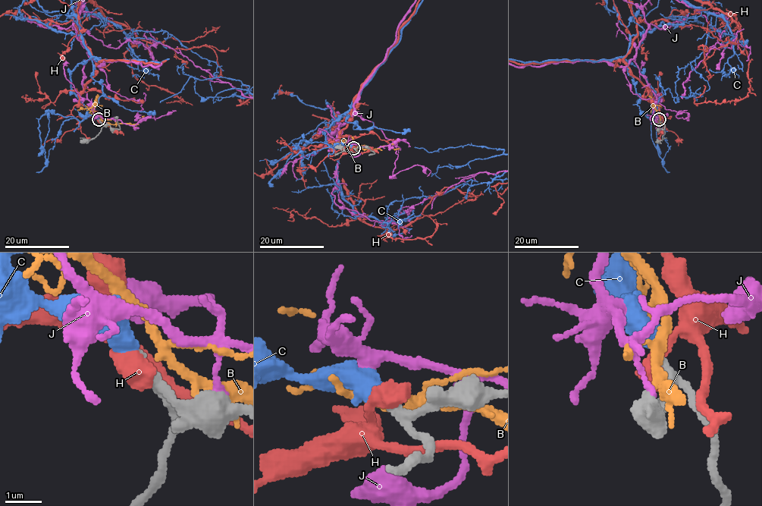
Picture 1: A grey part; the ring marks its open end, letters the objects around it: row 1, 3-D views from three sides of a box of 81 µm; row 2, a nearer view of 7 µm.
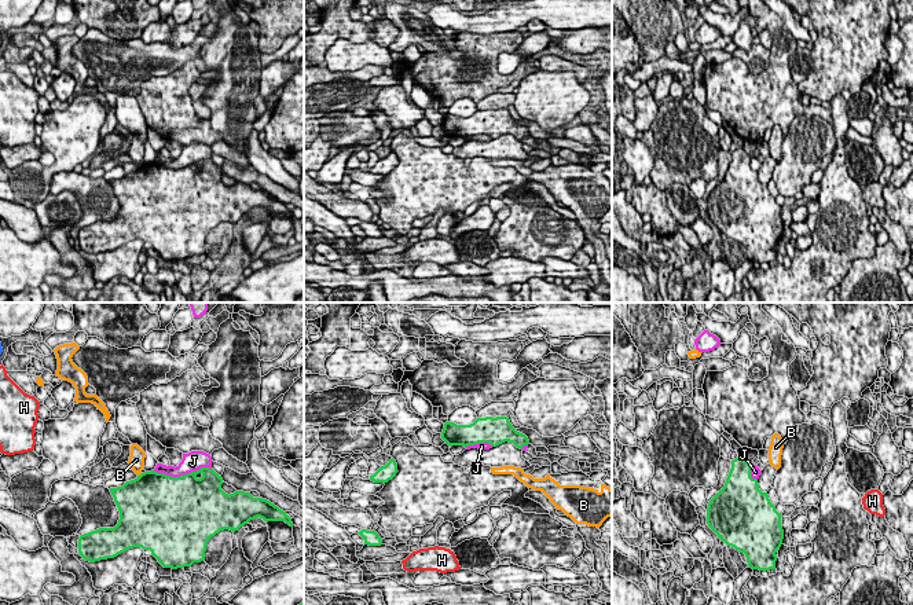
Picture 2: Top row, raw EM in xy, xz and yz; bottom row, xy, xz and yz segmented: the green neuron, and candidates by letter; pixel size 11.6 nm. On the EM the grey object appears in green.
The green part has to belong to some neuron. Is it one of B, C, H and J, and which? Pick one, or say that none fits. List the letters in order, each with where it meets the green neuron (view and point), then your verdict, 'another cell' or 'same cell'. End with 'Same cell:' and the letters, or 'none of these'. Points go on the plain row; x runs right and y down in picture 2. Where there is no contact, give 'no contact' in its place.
B: contact xy (140, 167); another cell
C: no contact; same cell
H: no contact; another cell
J: contact xy (182, 168); another cell
Same cell: C

